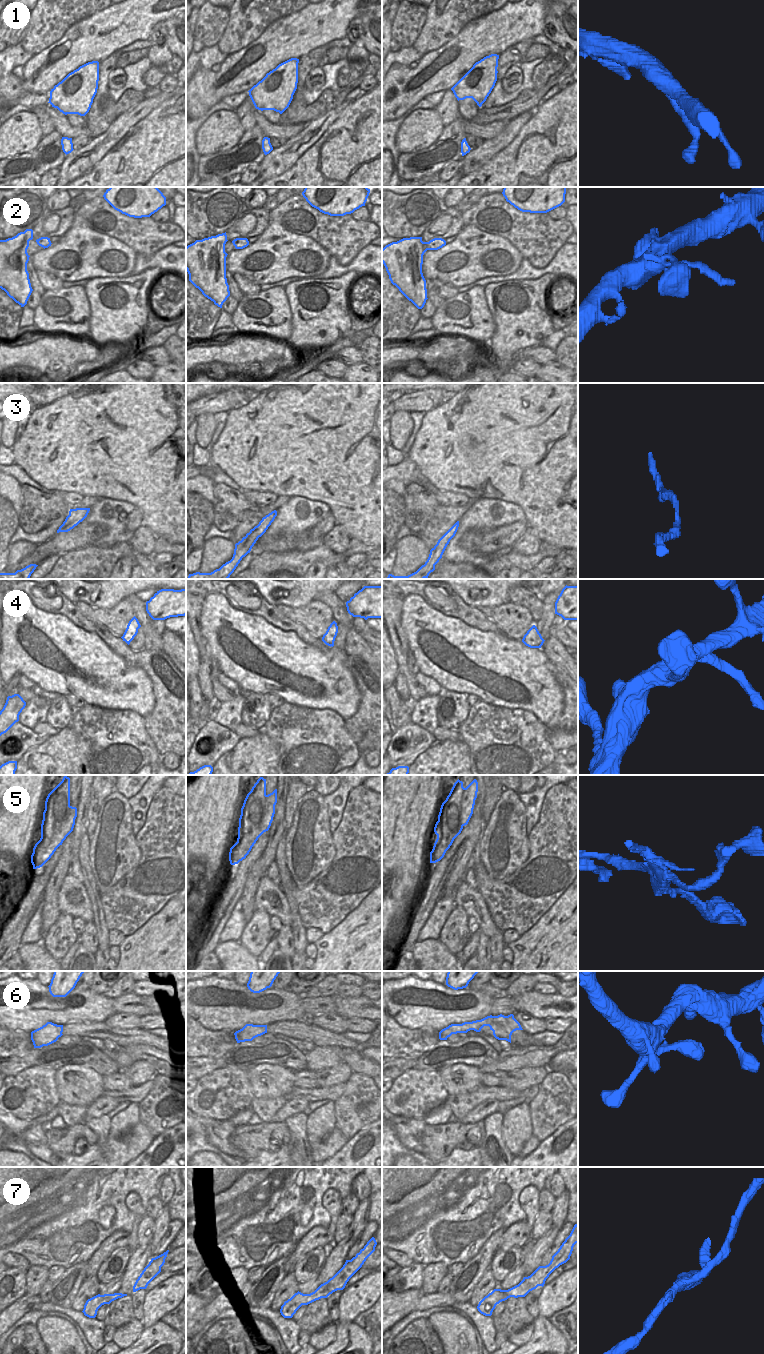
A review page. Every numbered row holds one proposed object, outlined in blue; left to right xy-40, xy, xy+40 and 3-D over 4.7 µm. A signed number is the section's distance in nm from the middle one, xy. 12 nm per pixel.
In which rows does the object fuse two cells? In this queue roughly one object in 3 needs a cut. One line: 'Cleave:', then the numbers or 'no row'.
Cleave: 5

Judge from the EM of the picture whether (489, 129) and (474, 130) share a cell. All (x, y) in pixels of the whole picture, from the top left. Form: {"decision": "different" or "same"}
{"decision": "same"}

